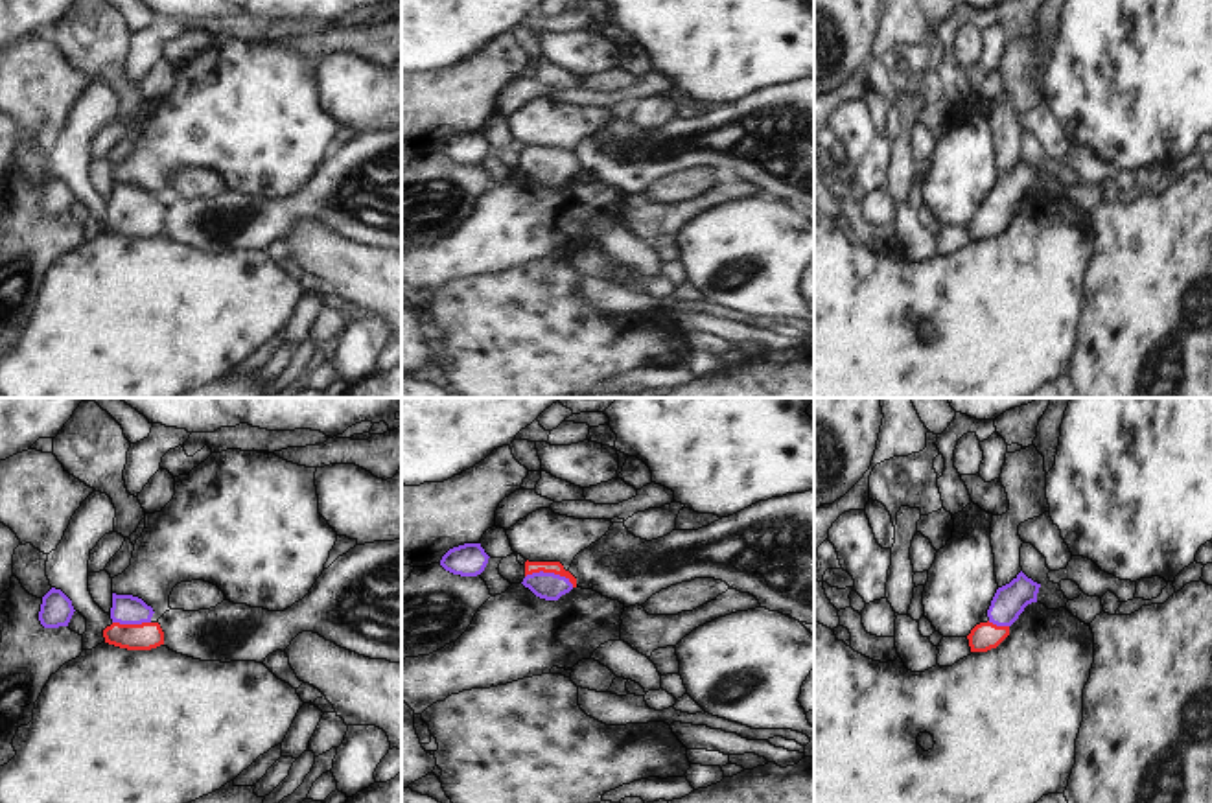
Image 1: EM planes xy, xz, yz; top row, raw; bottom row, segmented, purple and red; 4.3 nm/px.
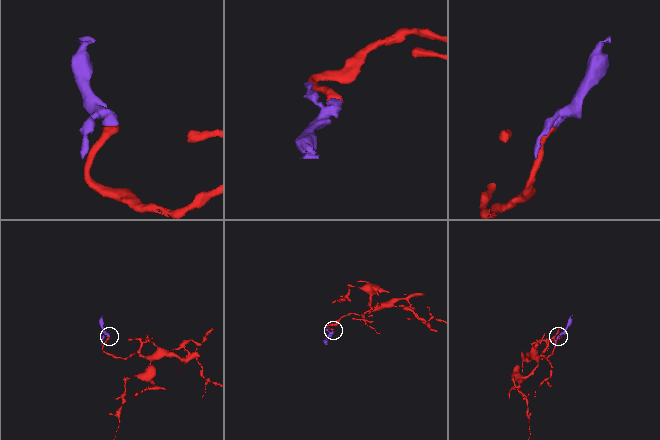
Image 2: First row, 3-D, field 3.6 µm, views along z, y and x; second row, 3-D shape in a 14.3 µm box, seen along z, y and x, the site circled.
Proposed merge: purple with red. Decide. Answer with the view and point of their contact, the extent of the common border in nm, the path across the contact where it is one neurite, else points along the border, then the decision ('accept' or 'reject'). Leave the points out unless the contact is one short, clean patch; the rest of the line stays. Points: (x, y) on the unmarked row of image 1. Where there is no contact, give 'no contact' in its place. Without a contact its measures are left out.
meets purple in xz at (549, 161); contact 220 nm long; runs through xz (549, 174), (549, 161), (557, 155); accept

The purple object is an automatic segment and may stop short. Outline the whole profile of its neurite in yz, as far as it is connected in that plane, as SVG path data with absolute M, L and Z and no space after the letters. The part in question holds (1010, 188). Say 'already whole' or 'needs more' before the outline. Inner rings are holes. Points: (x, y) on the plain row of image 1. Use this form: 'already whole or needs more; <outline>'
needs more; M1022 158L1009 171L998 175L987 197L989 208L976 212L967 223L971 239L996 236L1009 223L1009 214L1024 195L1037 190L1039 175L1041 171Z

